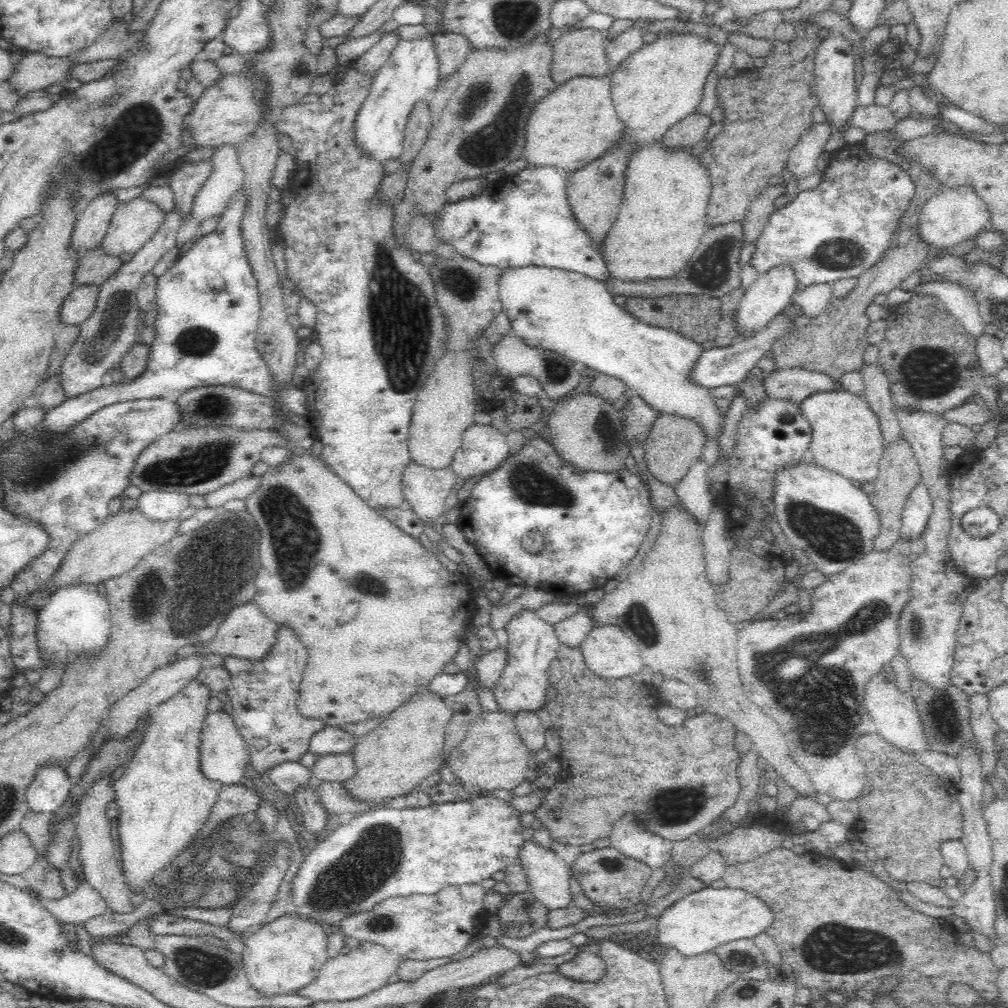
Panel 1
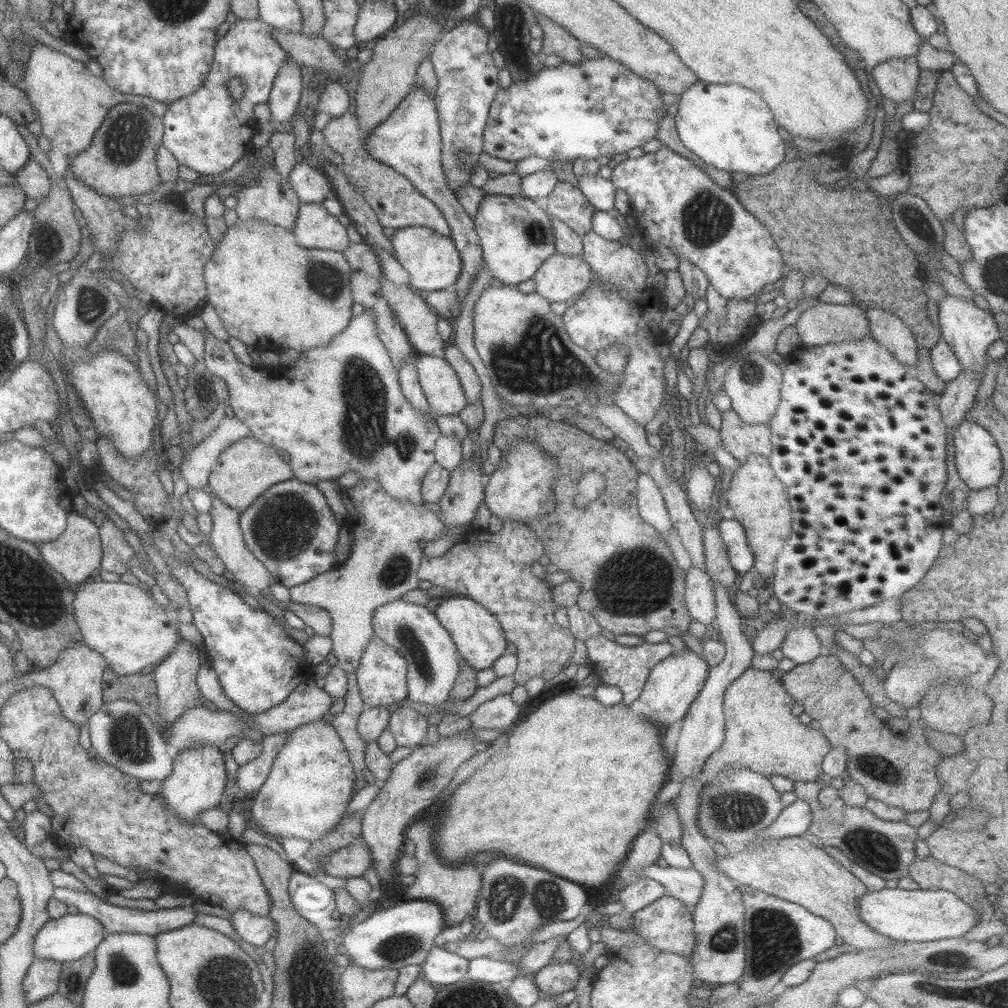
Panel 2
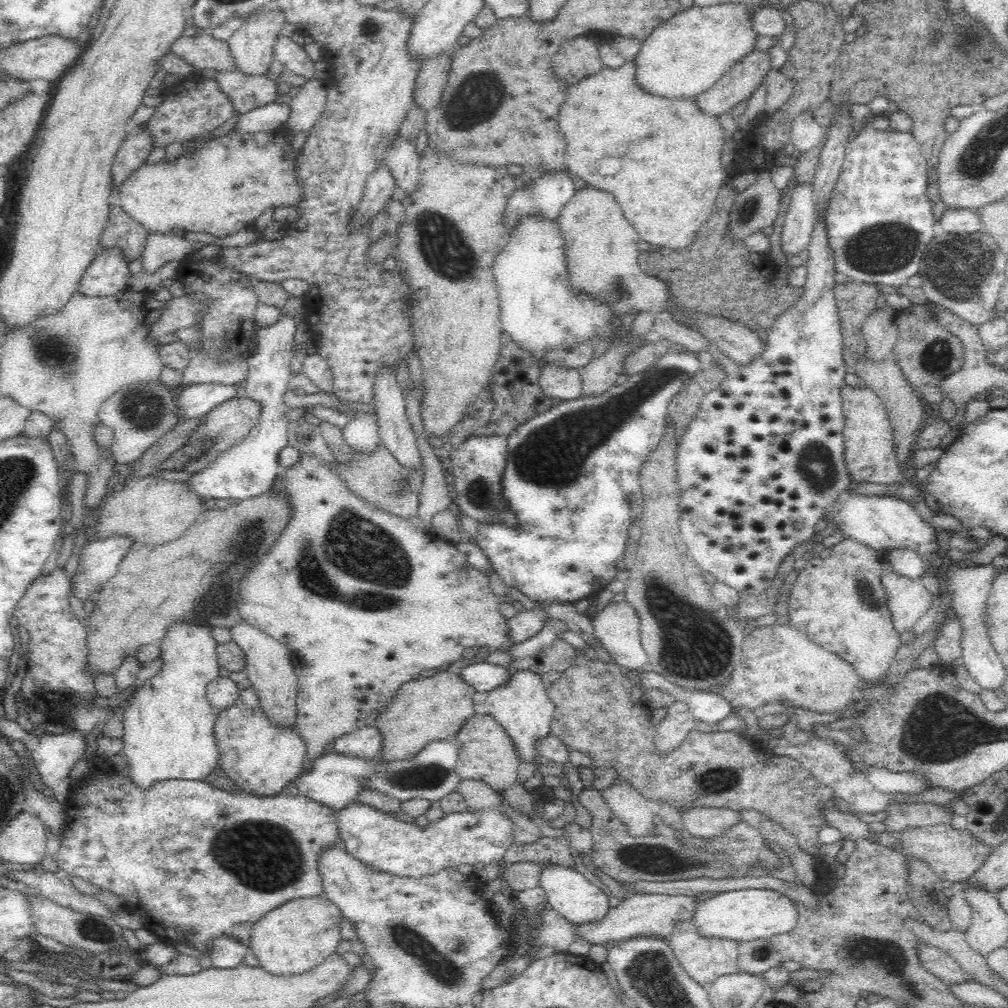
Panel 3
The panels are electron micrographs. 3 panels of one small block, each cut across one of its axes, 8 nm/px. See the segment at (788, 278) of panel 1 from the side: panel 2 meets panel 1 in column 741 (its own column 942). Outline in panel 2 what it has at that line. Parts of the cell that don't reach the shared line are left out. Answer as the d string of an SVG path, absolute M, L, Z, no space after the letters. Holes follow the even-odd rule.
M946 294L938 304L938 322L941 338L950 346L953 354L960 360L964 372L976 372L980 379L985 375L986 365L990 361L987 351L989 346L998 339L1006 339L1006 335L998 331L998 324L991 313L980 309L968 298L958 298Z

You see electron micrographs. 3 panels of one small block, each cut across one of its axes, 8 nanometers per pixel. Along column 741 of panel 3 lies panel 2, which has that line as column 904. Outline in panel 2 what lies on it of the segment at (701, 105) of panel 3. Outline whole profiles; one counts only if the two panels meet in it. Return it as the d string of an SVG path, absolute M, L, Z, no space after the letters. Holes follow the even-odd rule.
M912 56L912 58L888 58L886 62L880 62L880 65L870 70L869 75L879 101L886 98L898 104L910 102L914 99L918 88L920 71L916 57Z

